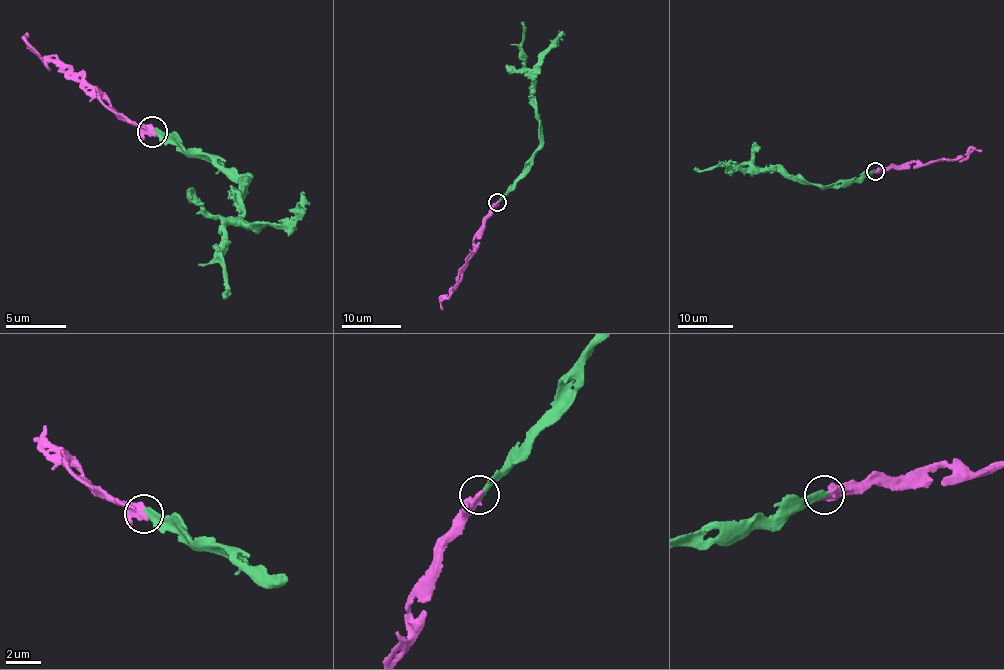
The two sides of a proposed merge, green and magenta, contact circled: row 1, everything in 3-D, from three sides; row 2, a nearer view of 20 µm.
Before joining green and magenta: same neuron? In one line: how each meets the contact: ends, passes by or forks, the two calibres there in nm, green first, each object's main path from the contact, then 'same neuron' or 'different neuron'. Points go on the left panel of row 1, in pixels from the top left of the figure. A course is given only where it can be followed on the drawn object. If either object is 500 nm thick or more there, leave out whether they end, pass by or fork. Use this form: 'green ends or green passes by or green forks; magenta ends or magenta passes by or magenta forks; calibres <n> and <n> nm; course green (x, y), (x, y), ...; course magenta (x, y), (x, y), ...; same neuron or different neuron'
green ends; magenta ends; calibres 340 and 480 nm; course green (152, 133), (221, 163), (229, 180), (245, 179), (245, 200), (237, 196), (240, 222), (226, 226), (222, 297); course magenta (152, 133), (148, 125), (122, 115), (99, 101), (98, 90), (92, 92), (71, 66), (30, 47), (29, 34); same neuron

